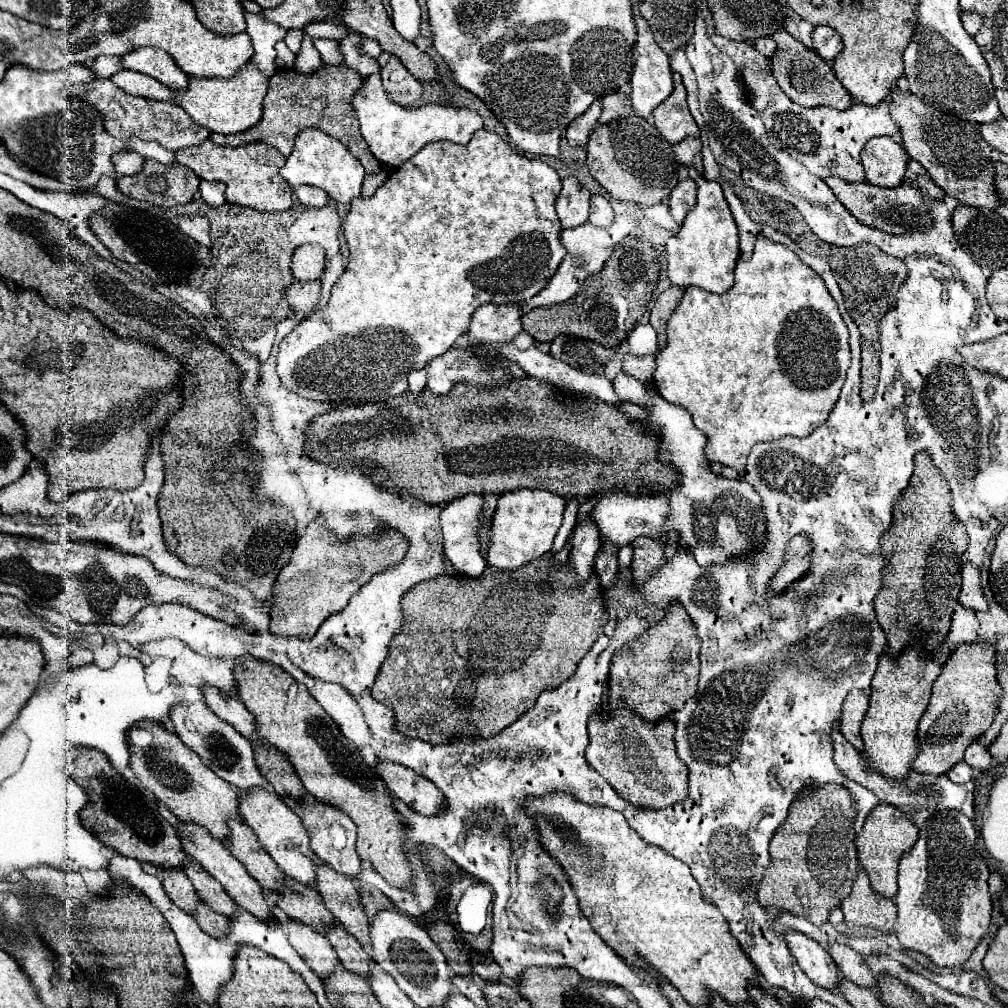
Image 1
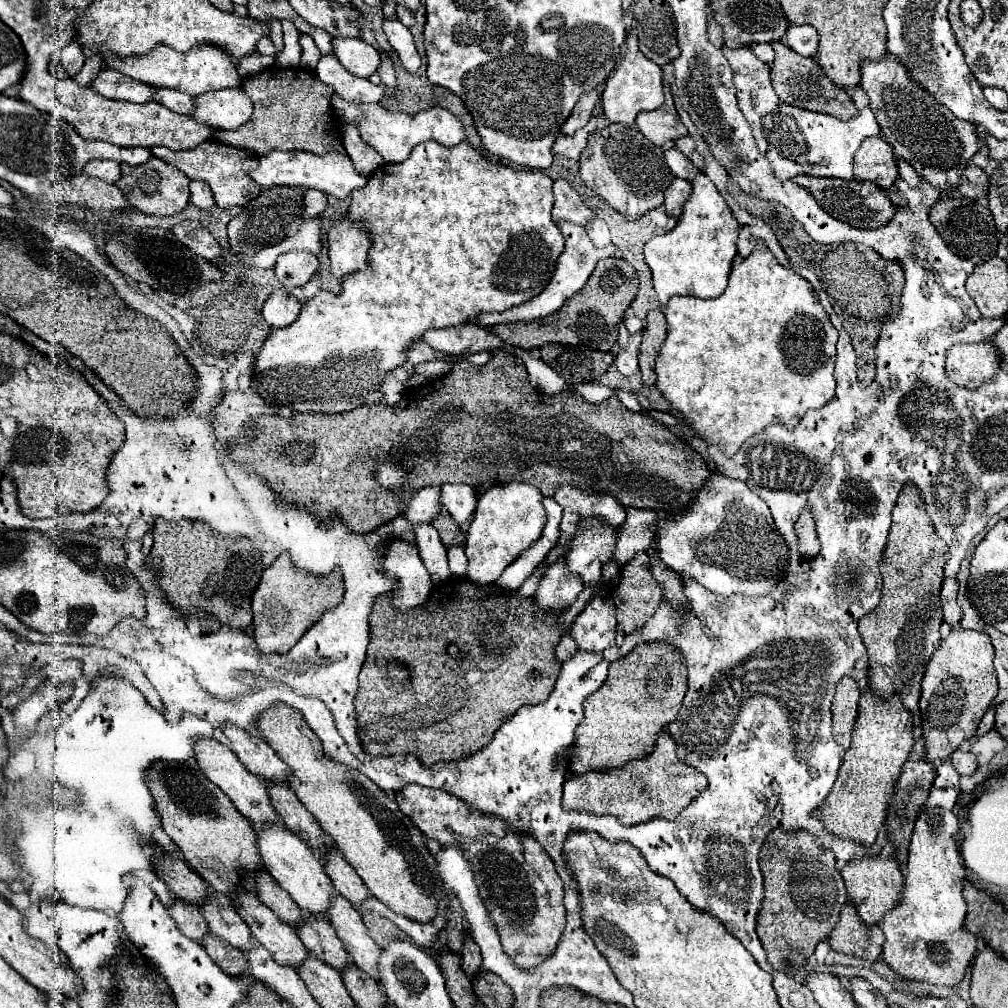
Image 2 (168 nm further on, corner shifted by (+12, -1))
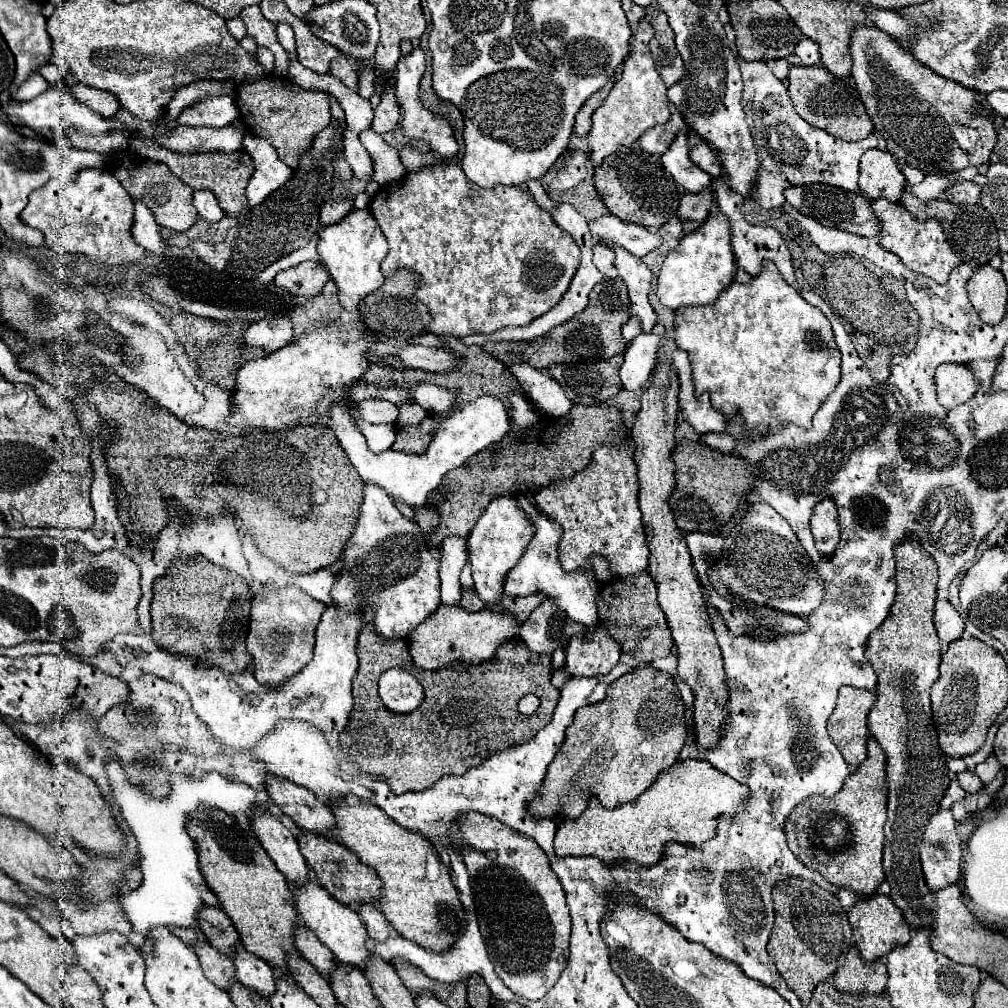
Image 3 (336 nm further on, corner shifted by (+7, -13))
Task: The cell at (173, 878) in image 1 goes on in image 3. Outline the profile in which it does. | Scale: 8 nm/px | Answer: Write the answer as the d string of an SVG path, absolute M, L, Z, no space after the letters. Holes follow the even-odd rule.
M197 941L195 943L195 953L201 961L201 967L205 971L205 975L217 985L227 989L233 981L235 981L235 969L233 969L233 961L223 955L221 951L217 951L215 947L211 947L207 941Z

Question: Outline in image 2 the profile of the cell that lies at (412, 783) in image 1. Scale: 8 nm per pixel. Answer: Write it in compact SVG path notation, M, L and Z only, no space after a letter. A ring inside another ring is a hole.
M408 785L396 793L396 803L428 839L440 845L456 845L468 857L484 907L500 933L504 953L512 957L514 965L532 969L546 961L562 937L566 909L562 881L544 847L532 835L512 829L502 817L472 809L442 789Z

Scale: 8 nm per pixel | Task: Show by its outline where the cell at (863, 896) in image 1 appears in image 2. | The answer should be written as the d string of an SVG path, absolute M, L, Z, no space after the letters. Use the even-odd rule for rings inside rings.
M846 903L828 943L834 951L856 955L860 959L874 963L882 955L882 929L878 925L862 925L854 905Z

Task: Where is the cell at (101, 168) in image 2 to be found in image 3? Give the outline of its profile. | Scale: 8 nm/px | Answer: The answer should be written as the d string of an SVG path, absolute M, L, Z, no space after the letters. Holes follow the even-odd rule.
M85 169L71 183L49 181L45 187L31 193L21 221L27 223L27 215L33 215L33 227L43 231L45 245L57 251L83 253L93 263L99 261L107 265L125 265L145 257L145 249L131 237L133 199L109 171Z

